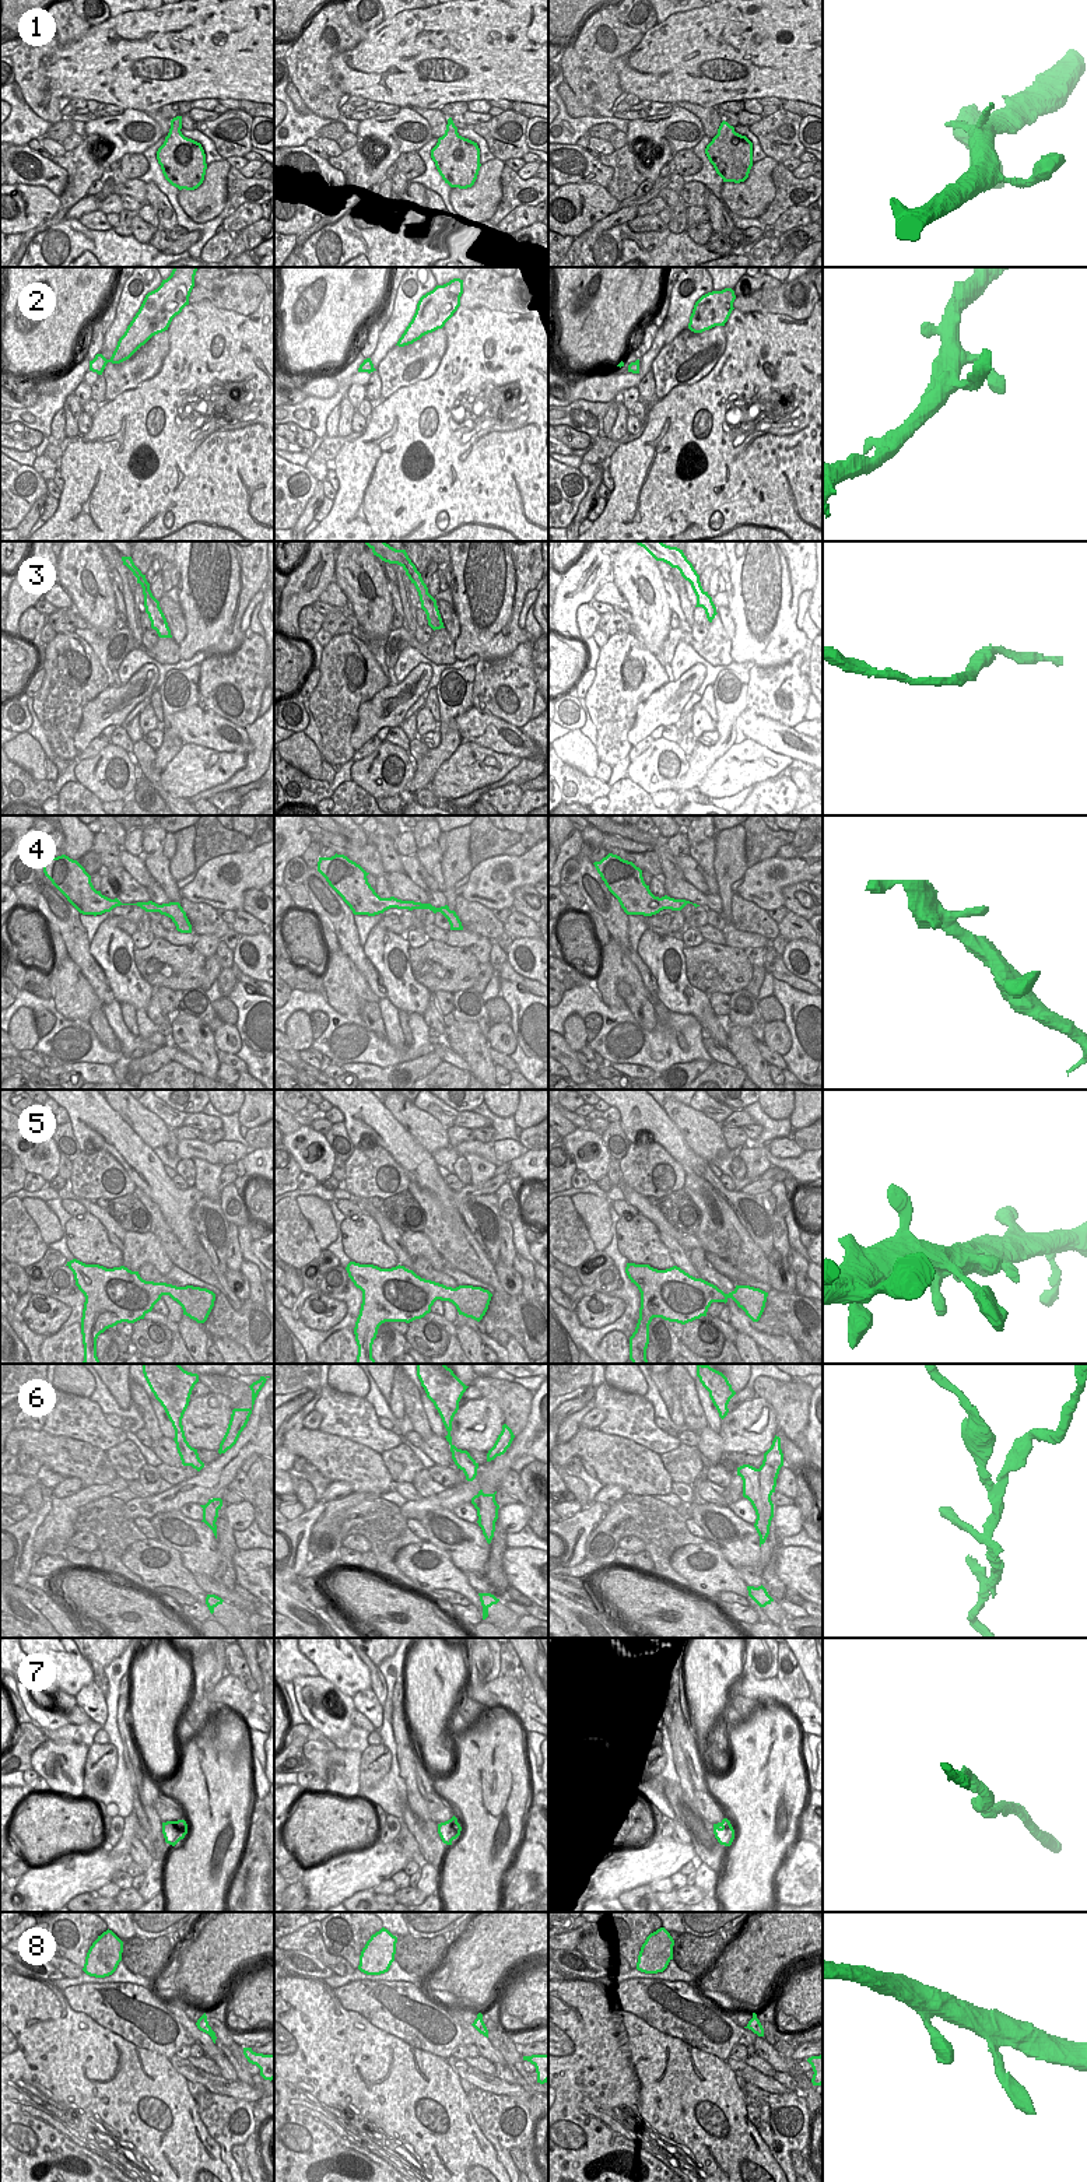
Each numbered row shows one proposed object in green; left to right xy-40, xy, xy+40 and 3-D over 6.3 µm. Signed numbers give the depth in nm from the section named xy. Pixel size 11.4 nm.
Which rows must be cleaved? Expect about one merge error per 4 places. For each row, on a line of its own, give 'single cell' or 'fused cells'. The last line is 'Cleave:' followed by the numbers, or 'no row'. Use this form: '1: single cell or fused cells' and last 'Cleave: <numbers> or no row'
1: single cell
2: single cell
3: single cell
4: single cell
5: single cell
6: fused cells
7: single cell
8: single cell
Cleave: 6

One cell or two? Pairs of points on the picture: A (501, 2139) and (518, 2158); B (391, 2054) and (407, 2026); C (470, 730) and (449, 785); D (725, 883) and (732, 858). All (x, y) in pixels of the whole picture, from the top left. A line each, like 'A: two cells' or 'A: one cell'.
A: two cells
B: two cells
C: two cells
D: one cell

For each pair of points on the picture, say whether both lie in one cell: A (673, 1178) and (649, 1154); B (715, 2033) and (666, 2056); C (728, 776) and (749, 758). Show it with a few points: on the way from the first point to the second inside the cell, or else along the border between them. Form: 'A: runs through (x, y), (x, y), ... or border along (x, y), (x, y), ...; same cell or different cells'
A: runs through (669, 1170), (668, 1163), (658, 1161); same cell
B: border along (659, 2030), (719, 2058); different cells
C: runs through (733, 772), (743, 763); same cell

